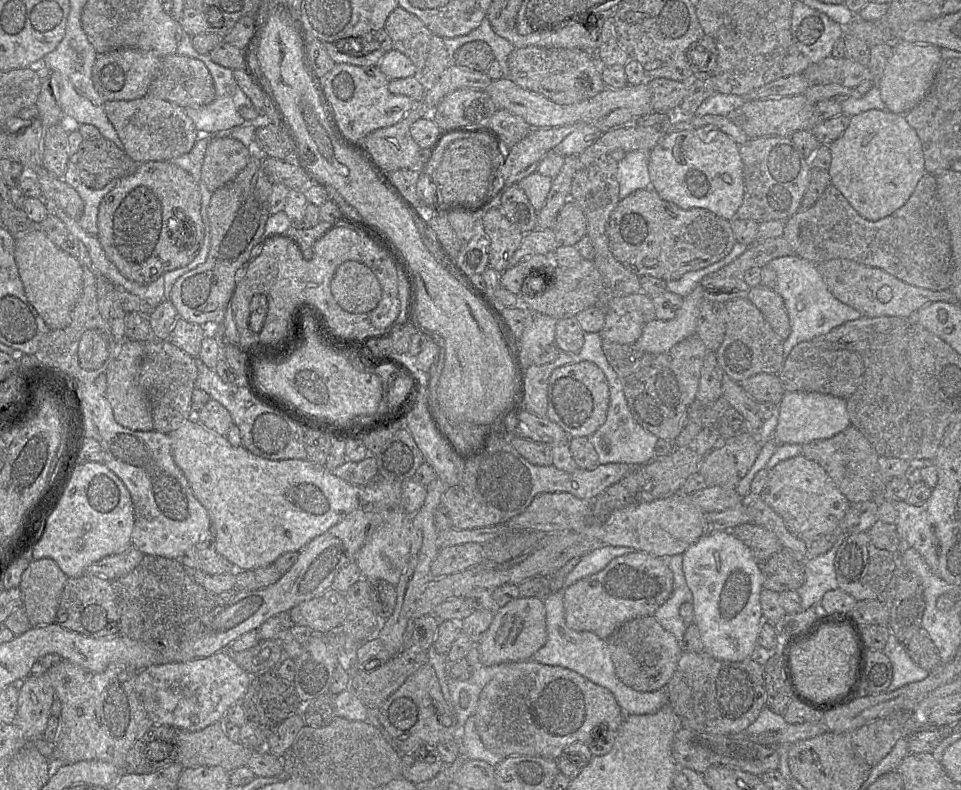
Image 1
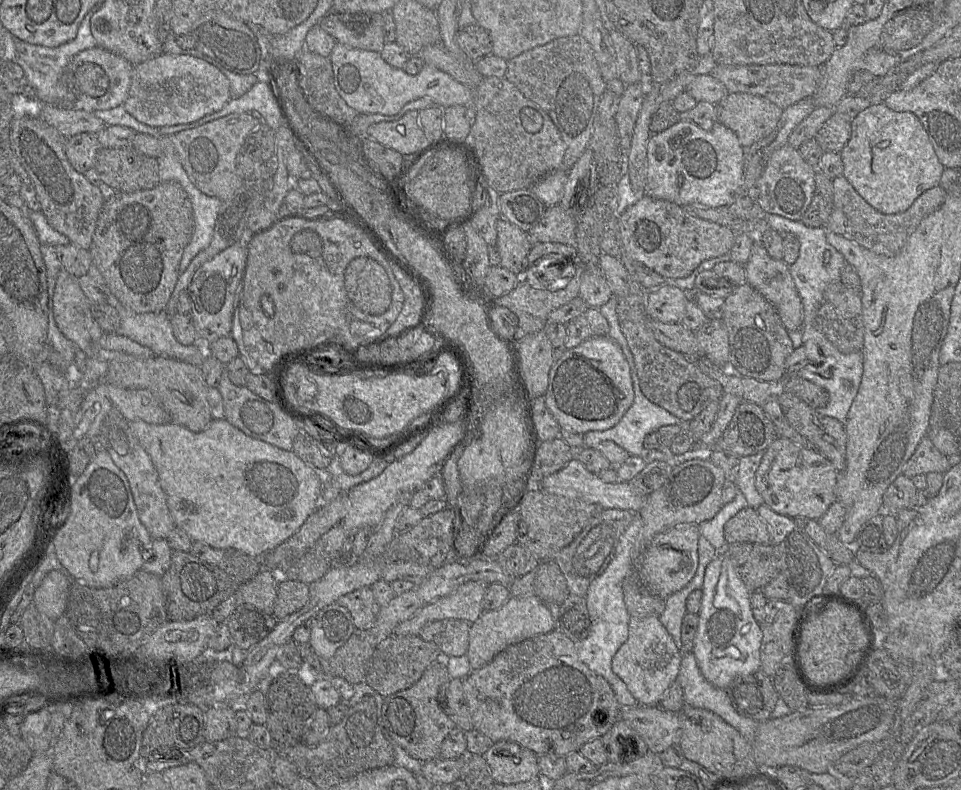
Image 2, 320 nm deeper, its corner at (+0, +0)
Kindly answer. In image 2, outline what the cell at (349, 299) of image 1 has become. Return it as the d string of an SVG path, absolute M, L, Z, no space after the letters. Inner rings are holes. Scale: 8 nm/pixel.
M369 257L353 259L344 274L352 304L367 314L383 314L392 302L392 286L384 268Z

